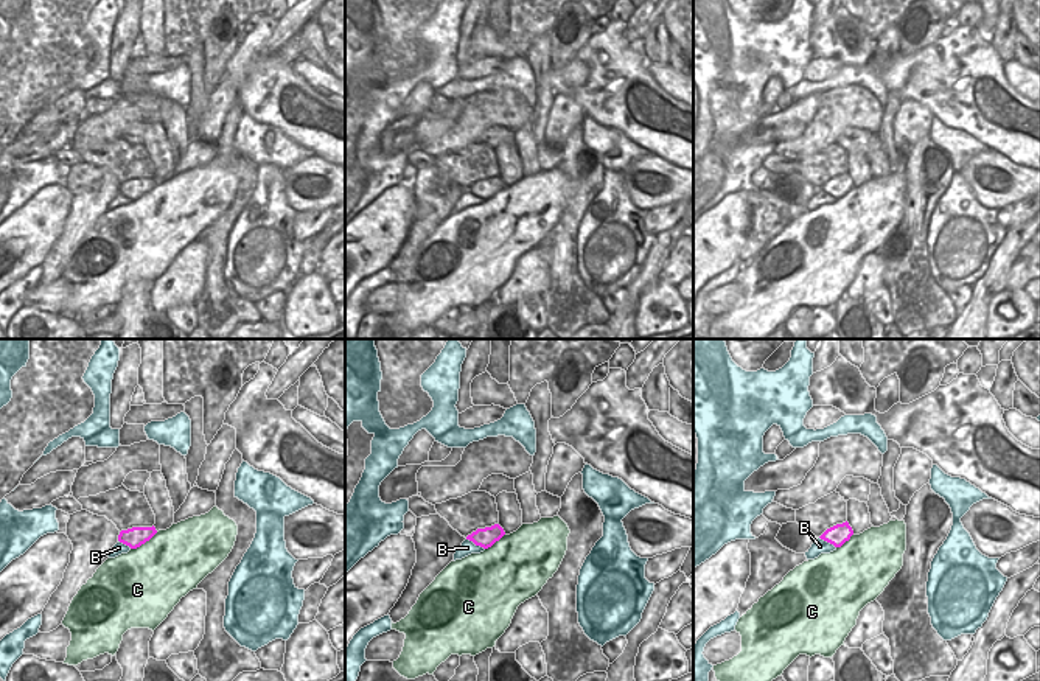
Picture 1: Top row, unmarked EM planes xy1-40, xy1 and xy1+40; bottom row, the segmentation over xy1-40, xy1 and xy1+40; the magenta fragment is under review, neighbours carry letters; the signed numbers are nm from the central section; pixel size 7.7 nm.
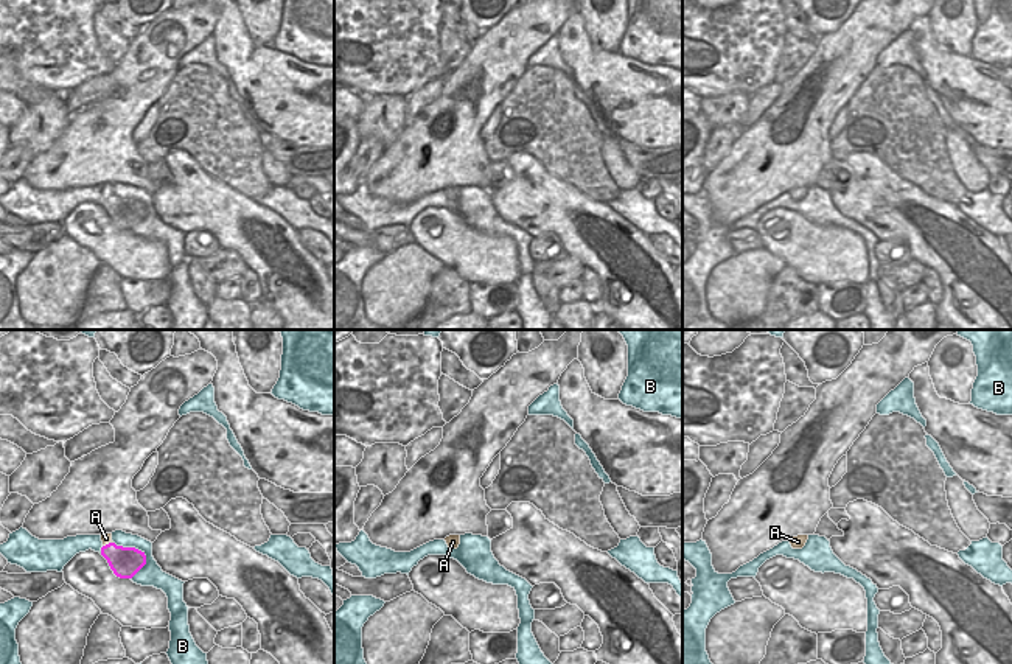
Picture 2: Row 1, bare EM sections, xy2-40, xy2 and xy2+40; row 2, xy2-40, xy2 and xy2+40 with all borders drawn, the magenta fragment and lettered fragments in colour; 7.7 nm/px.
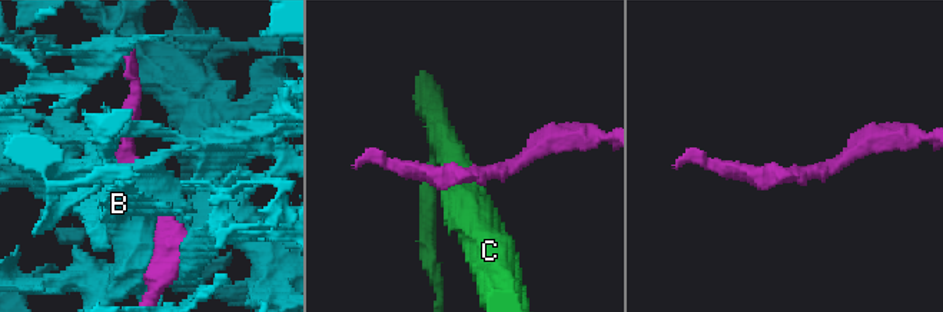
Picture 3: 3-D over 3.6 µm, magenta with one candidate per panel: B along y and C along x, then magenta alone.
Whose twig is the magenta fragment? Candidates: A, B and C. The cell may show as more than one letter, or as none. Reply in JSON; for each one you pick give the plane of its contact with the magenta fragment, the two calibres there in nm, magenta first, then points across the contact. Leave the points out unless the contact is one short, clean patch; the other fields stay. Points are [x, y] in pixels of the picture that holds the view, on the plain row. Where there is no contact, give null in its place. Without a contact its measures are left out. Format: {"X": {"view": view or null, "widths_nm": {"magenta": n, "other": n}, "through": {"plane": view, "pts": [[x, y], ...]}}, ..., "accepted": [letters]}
{"A": {"view": "xy2-40", "widths_nm": {"magenta": 240, "other": 90}, "through": {"plane": "xy2-40", "pts": [[125, 213], [109, 195], [106, 190]]}}, "accepted": ["A"]}

